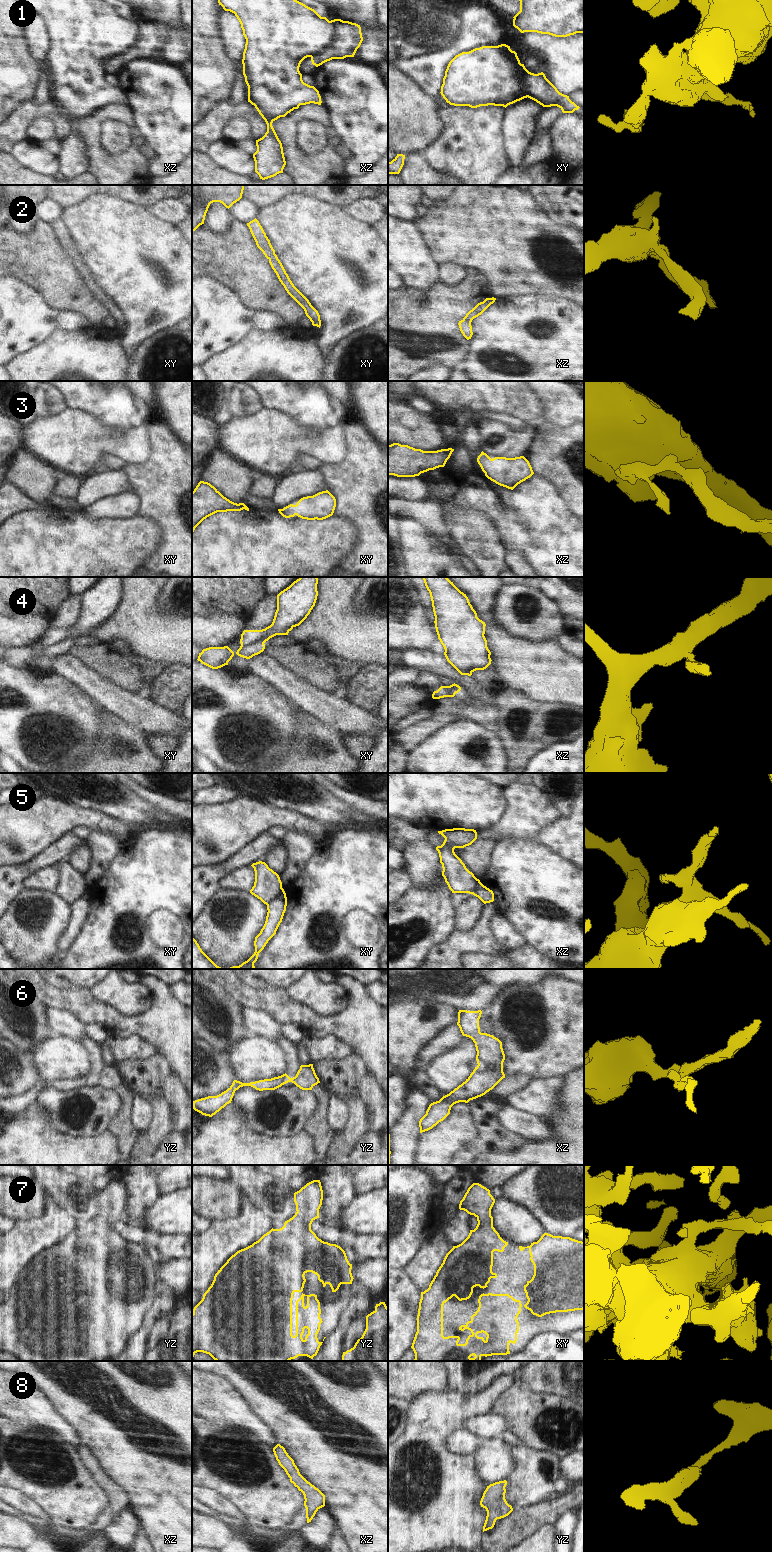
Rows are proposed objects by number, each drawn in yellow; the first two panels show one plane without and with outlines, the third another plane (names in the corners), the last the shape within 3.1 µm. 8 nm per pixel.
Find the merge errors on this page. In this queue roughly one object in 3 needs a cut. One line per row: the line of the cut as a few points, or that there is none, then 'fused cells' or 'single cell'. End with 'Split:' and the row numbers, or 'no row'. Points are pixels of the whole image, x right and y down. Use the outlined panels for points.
1: cut xz (335, 19), (335, 38), (321, 52), (310, 56); fused cells
2: cut none; single cell
3: cut none; single cell
4: cut xy (263, 642), (241, 644); fused cells
5: cut xy (283, 889), (267, 905); fused cells
6: cut none; single cell
7: cut none; single cell
8: cut none; single cell
Split: 1, 4, 5

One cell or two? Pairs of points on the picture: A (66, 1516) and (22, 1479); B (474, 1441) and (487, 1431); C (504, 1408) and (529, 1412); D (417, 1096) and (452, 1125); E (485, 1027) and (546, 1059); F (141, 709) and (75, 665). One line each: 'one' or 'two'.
A: one
B: two
C: one
D: two
E: two
F: one

